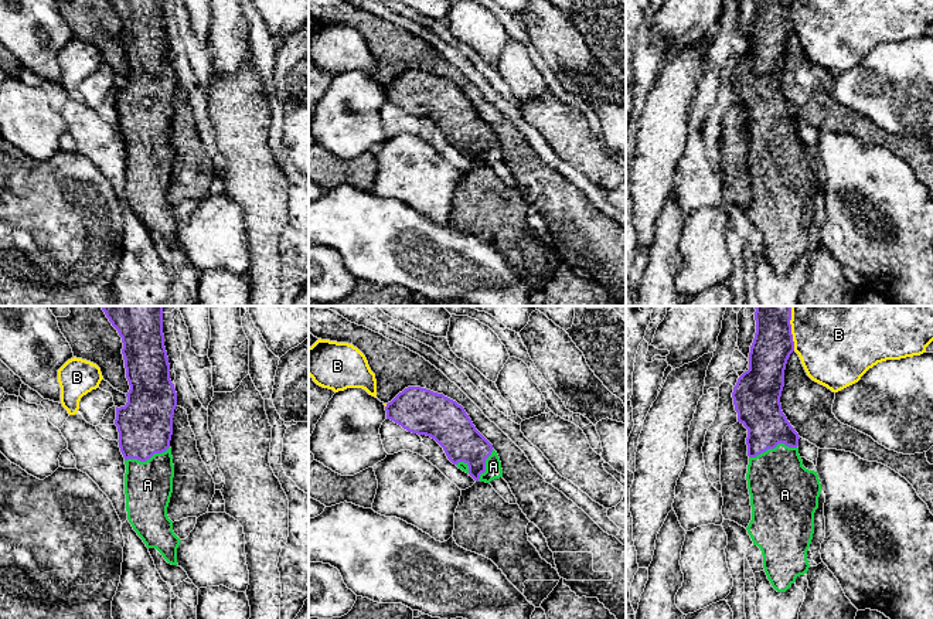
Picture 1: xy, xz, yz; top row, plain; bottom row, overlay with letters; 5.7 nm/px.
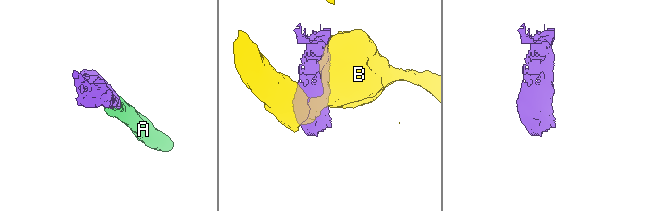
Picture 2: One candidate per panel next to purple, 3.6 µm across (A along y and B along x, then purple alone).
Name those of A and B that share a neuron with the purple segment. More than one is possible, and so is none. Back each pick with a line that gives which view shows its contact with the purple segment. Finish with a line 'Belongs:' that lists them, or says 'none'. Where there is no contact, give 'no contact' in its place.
A: yz
Belongs: A

